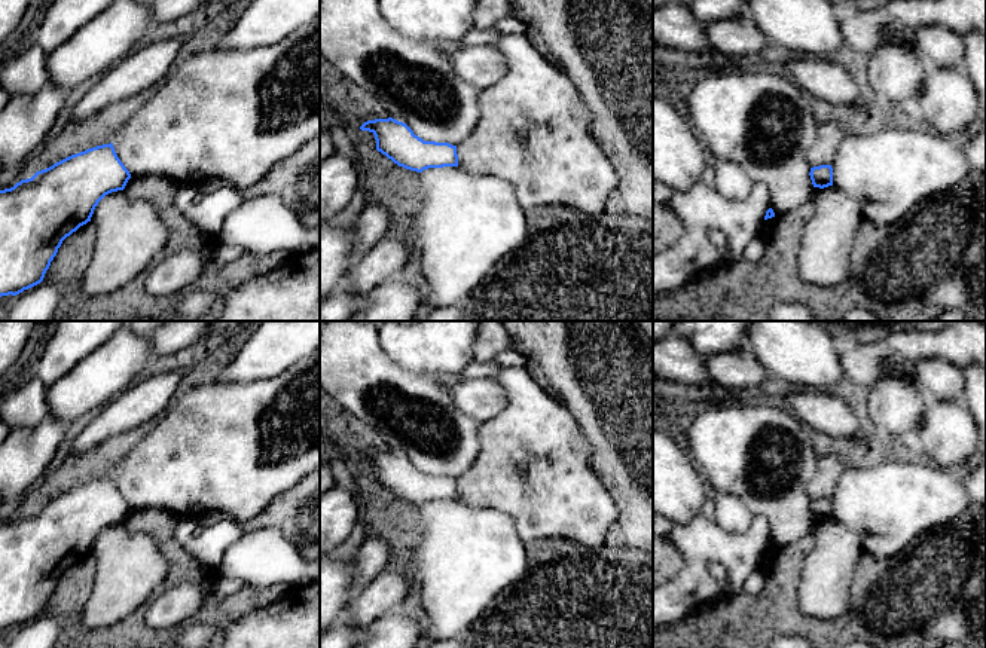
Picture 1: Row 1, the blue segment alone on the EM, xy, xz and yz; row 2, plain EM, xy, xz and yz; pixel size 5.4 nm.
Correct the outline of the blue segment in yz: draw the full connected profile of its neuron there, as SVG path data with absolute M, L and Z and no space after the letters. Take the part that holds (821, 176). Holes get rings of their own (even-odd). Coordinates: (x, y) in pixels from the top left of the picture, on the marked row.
M819 165L819 166L813 166L811 168L811 180L813 187L828 187L833 186L833 168L831 165Z

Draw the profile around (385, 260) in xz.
M384 238L369 251L357 256L342 279L342 285L366 296L379 284L394 279L403 270L412 248L407 241Z

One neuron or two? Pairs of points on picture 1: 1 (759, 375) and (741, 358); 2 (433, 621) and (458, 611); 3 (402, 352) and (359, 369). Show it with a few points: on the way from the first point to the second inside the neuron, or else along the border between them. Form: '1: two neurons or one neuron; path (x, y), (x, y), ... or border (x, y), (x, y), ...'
1: one neuron; path (754, 372), (745, 363)
2: one neuron; path (439, 619), (452, 611)
3: two neurons; border (376, 336), (381, 348), (397, 364), (420, 373)

